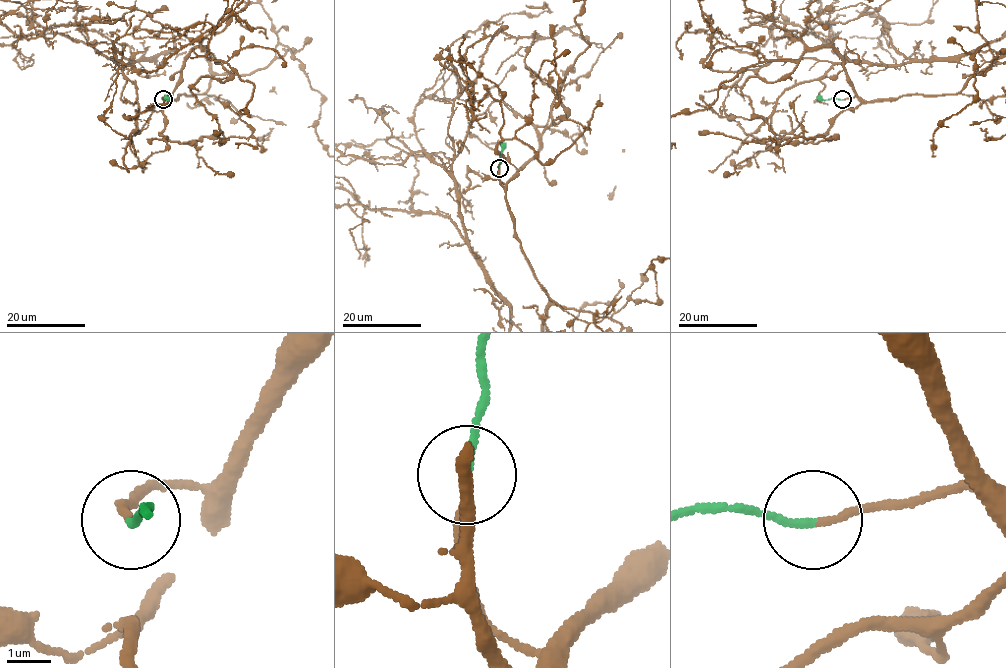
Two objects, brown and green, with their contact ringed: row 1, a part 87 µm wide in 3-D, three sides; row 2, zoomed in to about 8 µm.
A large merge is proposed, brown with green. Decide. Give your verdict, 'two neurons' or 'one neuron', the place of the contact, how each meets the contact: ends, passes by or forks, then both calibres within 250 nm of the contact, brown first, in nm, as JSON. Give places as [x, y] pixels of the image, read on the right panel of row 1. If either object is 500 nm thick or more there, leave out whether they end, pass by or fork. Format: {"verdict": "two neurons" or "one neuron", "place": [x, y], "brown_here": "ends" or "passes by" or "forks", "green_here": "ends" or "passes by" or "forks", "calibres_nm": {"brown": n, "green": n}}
{"verdict": "one neuron", "place": [842, 99], "brown_here": "ends", "green_here": "ends", "calibres_nm": {"brown": 160, "green": 180}}

